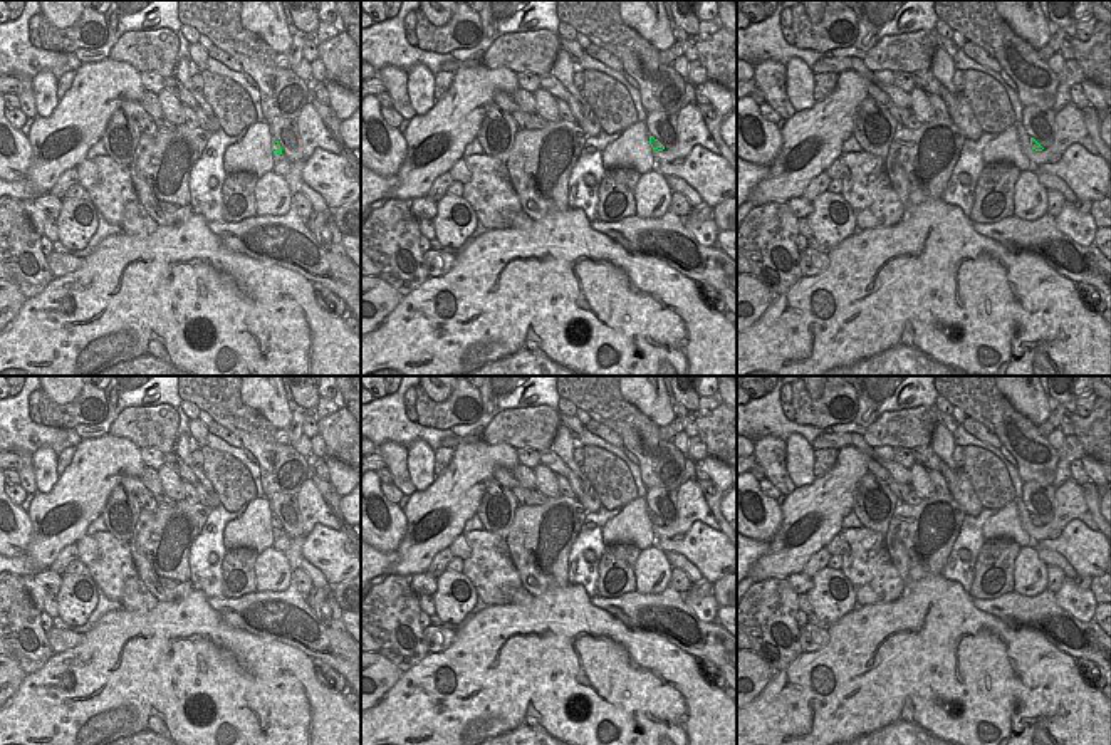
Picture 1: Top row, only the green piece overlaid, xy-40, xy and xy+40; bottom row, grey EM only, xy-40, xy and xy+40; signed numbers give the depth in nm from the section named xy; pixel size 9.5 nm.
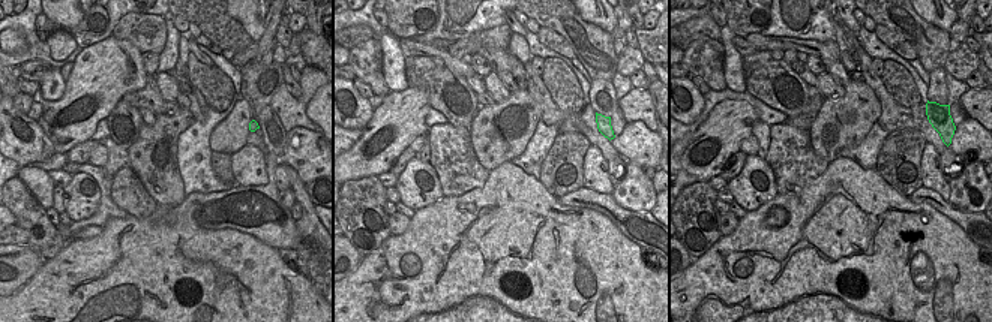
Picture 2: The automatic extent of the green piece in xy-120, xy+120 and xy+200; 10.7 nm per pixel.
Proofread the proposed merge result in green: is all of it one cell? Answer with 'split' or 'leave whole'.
leave whole

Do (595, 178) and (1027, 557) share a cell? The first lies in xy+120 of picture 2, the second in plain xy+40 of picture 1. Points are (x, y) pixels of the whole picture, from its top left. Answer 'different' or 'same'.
same

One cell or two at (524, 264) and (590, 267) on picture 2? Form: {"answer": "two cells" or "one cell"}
{"answer": "one cell"}

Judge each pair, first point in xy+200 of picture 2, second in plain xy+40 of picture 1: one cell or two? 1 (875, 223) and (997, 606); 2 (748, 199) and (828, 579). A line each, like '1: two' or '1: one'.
1: two
2: one

